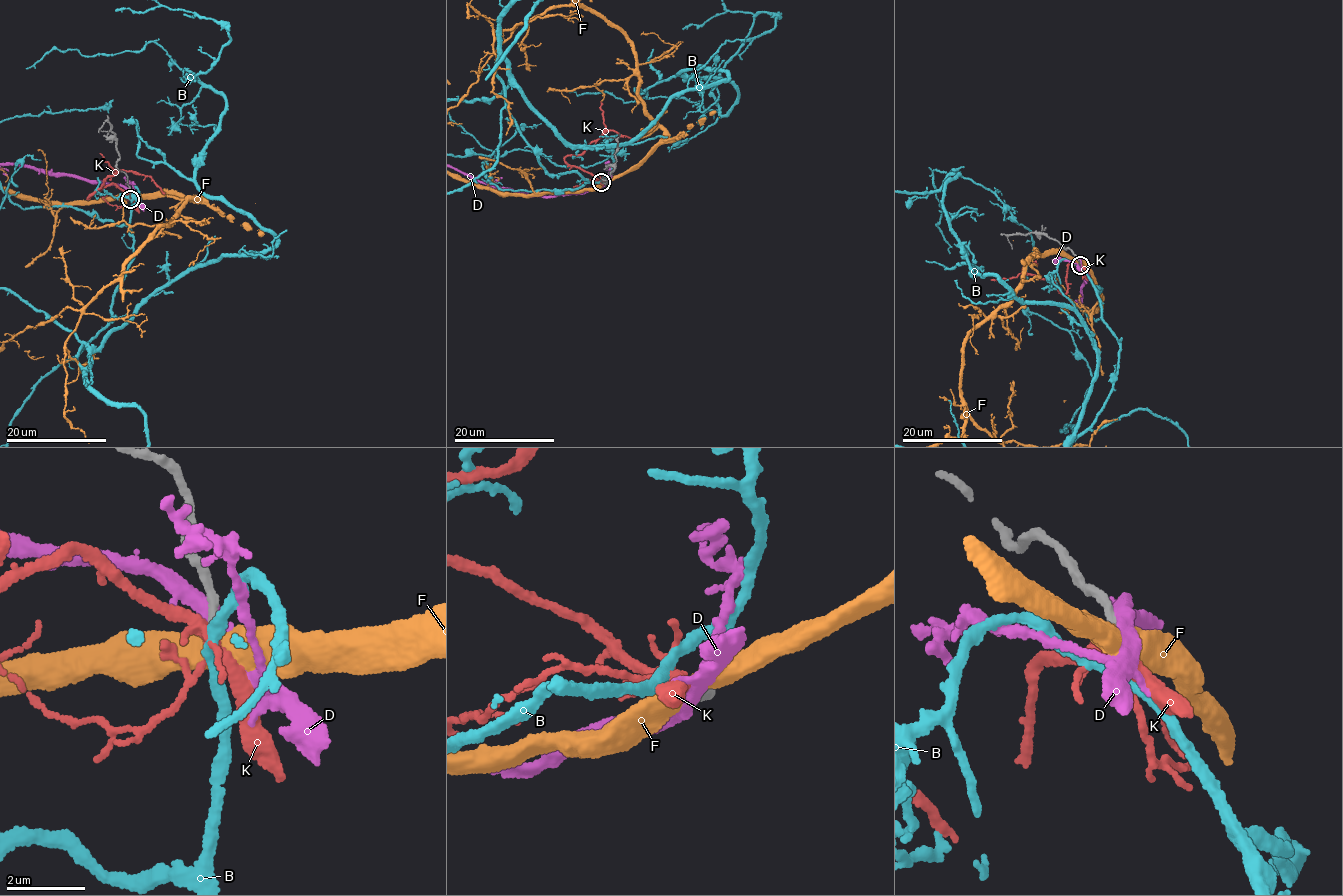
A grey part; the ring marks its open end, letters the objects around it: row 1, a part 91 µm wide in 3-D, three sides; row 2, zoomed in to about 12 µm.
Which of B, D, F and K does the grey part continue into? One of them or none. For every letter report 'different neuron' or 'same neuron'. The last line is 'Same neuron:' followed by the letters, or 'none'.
B: same neuron
D: different neuron
F: different neuron
K: different neuron
Same neuron: B

